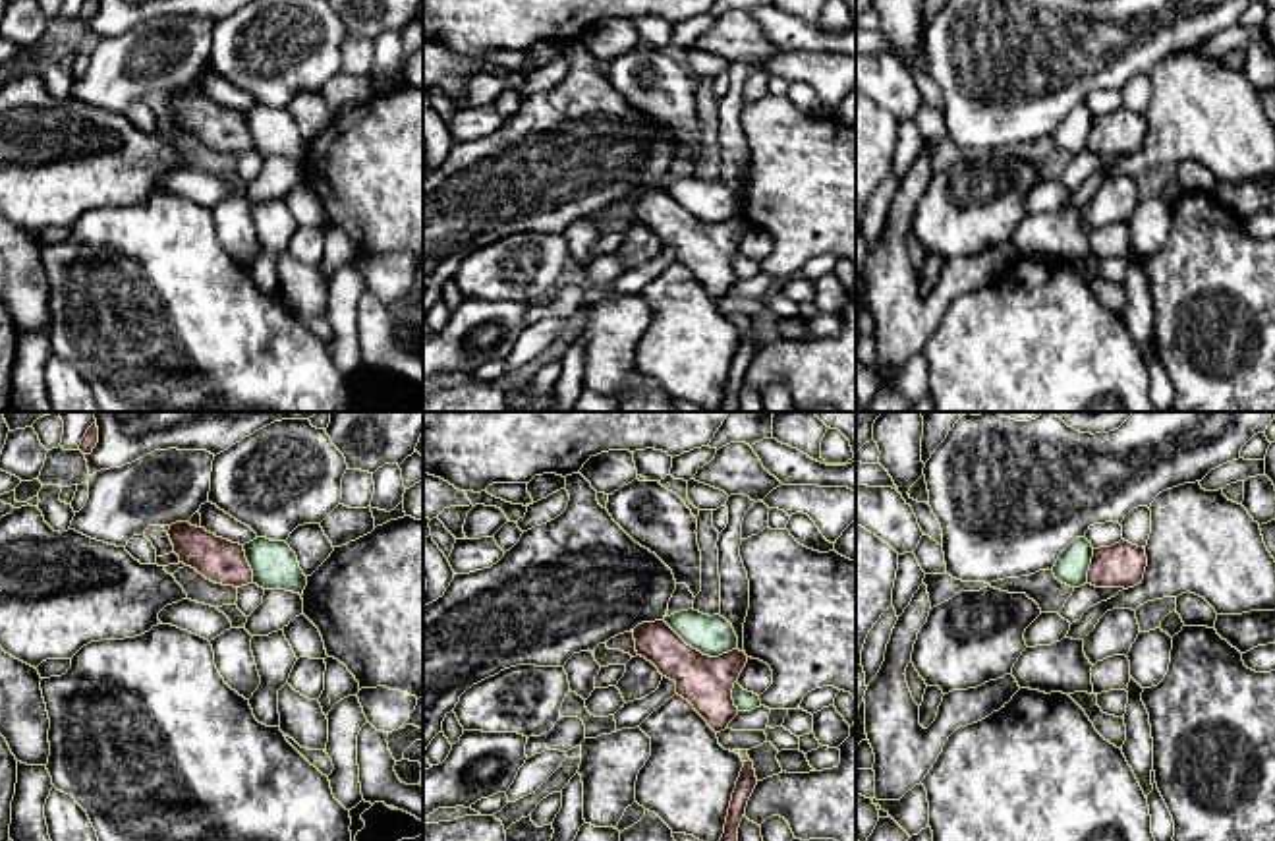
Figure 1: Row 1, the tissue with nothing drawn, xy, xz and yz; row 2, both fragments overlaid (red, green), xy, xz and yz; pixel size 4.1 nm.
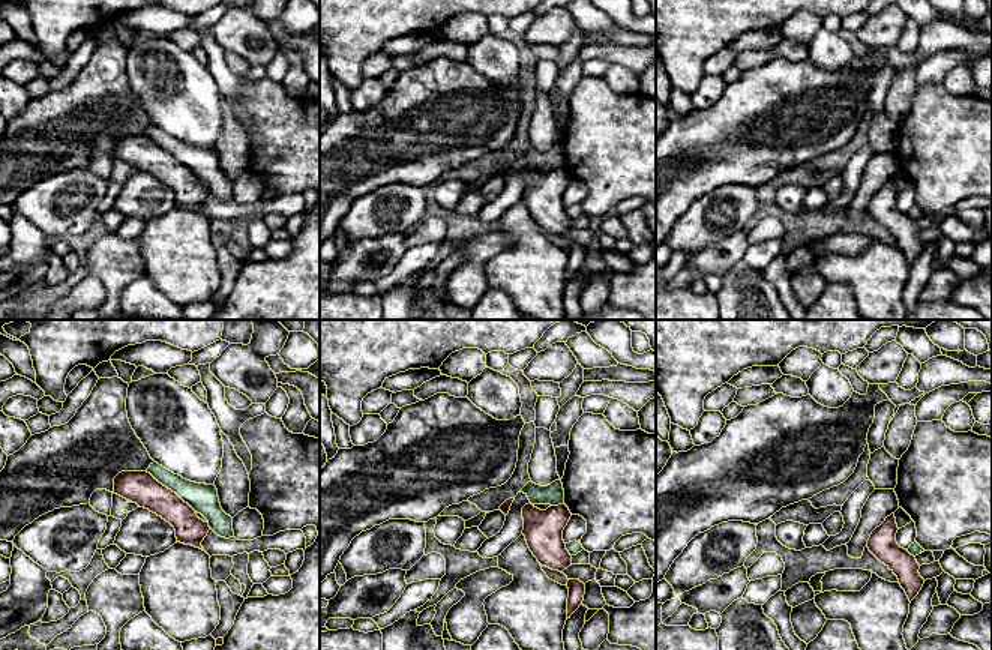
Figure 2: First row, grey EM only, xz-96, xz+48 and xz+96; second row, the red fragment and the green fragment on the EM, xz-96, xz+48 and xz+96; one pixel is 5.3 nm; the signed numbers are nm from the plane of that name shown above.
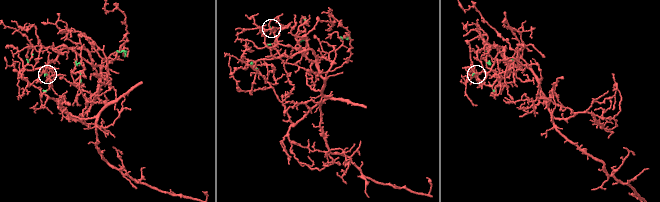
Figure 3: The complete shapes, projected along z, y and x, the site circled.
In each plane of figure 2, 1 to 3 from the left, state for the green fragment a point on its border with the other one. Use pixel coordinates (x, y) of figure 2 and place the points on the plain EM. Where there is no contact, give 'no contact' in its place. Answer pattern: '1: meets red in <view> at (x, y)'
1: meets red in xz-96 at (170, 153)
2: meets red in xz+48 at (559, 168)
3: meets red in xz+96 at (908, 216)

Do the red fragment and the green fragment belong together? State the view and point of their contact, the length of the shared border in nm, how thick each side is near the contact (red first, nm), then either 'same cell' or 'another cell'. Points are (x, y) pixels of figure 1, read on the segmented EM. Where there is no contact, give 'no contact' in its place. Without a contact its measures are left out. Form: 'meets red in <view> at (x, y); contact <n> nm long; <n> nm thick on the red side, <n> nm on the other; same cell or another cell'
meets red in xz at (700, 652); contact 340 nm long; 220 nm thick on the red side, 160 nm on the other; same cell

